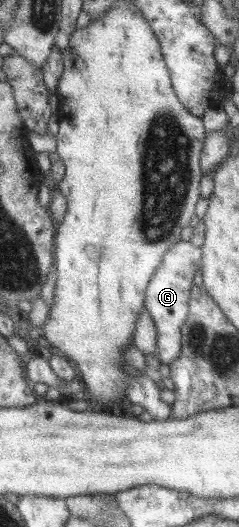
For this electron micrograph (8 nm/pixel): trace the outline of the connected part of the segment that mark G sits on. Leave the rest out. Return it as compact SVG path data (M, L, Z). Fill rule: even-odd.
M177 240L175 244L169 246L163 254L159 266L151 276L147 284L144 295L144 309L149 312L151 321L156 329L156 346L155 356L161 364L168 364L179 357L181 349L181 325L188 316L188 301L190 298L191 288L193 287L193 277L197 269L202 269L200 247L193 247L188 241Z

